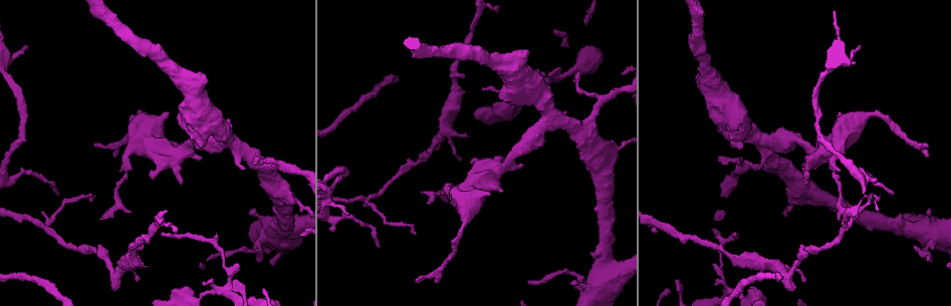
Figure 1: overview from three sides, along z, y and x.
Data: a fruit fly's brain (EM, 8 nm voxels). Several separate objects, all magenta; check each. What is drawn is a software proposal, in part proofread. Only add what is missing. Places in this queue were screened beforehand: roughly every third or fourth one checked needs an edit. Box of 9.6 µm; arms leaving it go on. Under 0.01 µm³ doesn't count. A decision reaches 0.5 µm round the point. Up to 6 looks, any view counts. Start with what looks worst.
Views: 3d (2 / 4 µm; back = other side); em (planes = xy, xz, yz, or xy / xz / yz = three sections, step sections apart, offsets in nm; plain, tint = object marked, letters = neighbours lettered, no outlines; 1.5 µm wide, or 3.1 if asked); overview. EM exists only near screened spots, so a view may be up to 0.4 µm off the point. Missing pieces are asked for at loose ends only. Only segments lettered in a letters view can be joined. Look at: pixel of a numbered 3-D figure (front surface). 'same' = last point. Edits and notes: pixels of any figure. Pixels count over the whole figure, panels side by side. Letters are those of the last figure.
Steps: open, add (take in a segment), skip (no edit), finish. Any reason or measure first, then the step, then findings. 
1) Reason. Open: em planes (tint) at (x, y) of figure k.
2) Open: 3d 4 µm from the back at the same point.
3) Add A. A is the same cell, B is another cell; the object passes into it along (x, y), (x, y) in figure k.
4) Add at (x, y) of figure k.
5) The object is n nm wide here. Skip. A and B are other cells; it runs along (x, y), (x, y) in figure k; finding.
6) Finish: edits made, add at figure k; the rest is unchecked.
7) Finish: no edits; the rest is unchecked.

Open: em xy step 8 (tint) at (203, 285) of figure 1.

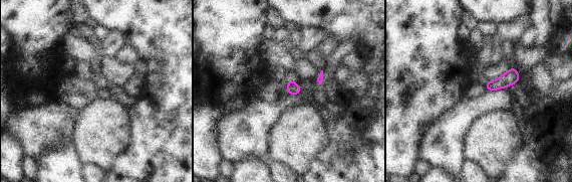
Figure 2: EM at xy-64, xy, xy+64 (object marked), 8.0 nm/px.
Open: em xy step 8 (letters) at the same point.

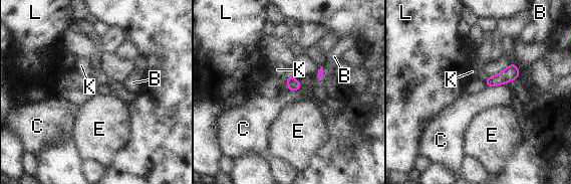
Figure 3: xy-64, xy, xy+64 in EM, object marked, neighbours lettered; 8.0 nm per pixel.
Skip. B, C, E, K and L are other cells; a border runs along (505, 82), (487, 86) in figure 3; none of them fits.

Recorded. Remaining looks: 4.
End of a long branch. Open: em yz step 4 (letters) at (927, 143) of figure 1.

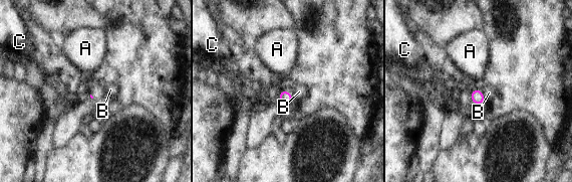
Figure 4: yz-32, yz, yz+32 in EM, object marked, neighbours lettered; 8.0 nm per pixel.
Open: em planes (letters) at the same point.

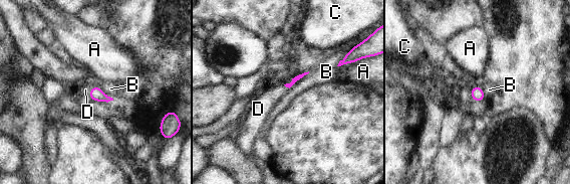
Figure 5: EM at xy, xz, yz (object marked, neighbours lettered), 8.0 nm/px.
The longest contact is with B, 220 nm. Add D. D is the same cell, A, B and C are other cells; the object passes into it along (95, 94), (90, 90), (85, 89) in figure 5; it goes on there.

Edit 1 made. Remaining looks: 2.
Free end. Open: 3d 4 µm at (177, 232) of figure 1.

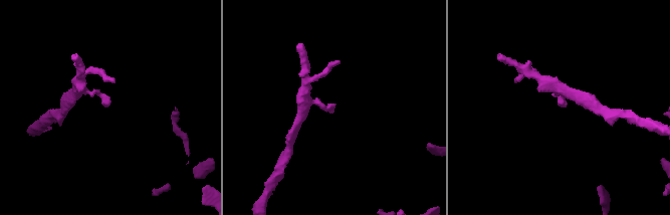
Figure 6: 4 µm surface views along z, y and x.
Open: em planes (letters) at (562, 104) of figure 6.

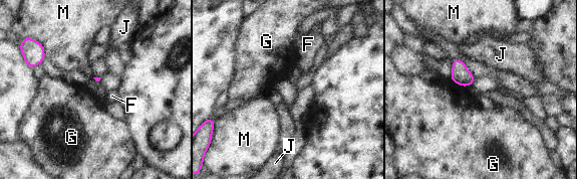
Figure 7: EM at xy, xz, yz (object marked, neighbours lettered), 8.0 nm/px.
Skip. F, G, J and M are other cells; a border runs along (450, 78), (463, 86) in figure 7; no lettered segment goes on from it.

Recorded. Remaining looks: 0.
Finish: edits made, add at figure 5; the rest is unchecked.

